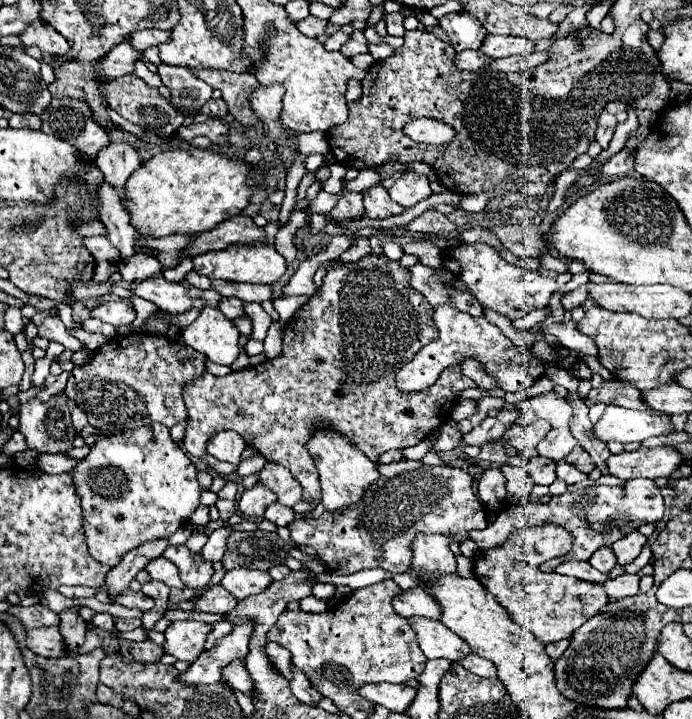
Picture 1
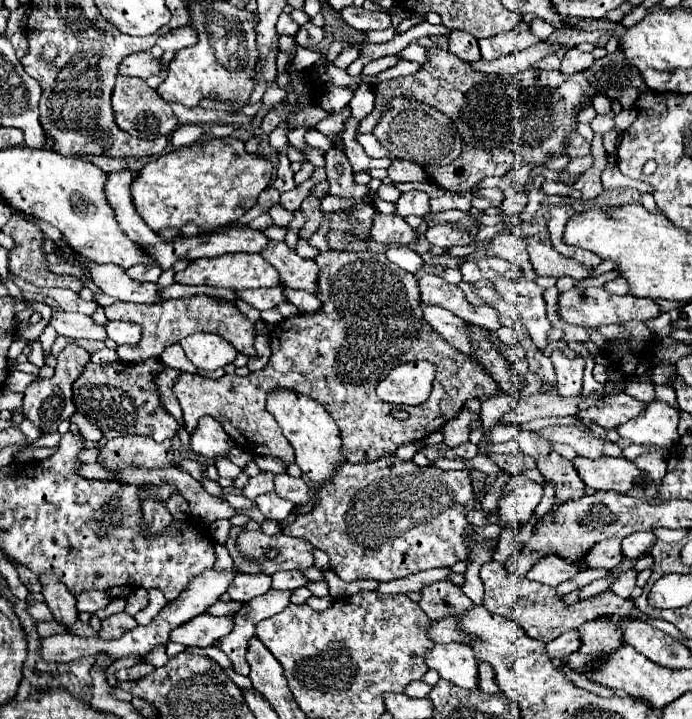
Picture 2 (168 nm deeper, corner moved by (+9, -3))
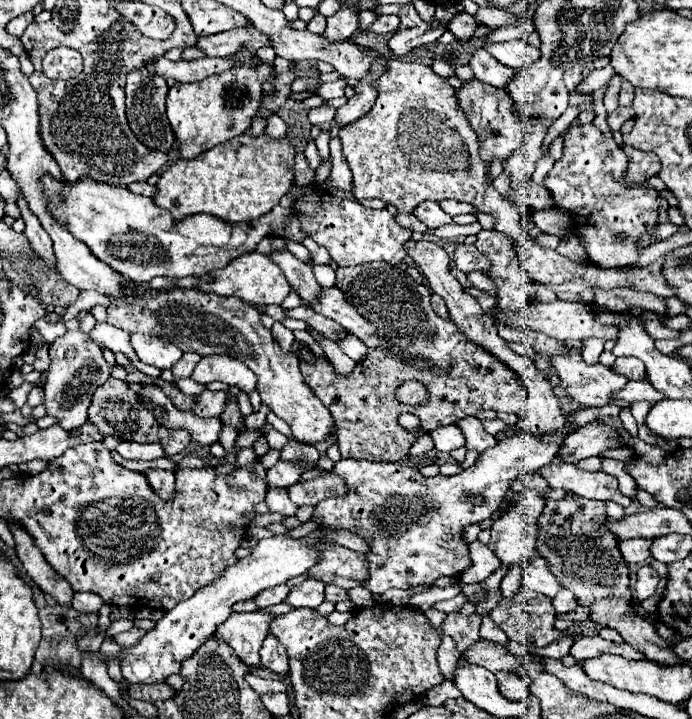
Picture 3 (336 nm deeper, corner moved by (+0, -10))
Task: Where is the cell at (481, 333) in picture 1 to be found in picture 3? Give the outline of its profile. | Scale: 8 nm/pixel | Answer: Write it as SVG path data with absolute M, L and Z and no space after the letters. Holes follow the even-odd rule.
M408 382L398 388L398 400L404 404L424 404L428 400L426 388L420 382Z

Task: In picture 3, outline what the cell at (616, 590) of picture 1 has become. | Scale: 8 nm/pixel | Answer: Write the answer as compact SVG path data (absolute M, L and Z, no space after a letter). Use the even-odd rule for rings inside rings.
M648 564L640 566L638 578L636 578L636 598L646 600L646 598L654 596L658 582L660 582L660 576L654 572L652 566L648 566Z

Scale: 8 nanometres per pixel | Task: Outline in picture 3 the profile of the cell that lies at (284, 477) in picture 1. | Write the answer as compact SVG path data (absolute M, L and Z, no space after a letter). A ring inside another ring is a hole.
M324 472L314 480L308 482L296 482L288 488L290 500L296 506L304 504L318 504L330 496L344 496L348 492L344 478L336 476L334 472Z

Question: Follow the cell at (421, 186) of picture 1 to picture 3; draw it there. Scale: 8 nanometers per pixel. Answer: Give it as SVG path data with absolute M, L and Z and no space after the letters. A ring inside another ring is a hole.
M422 202L418 208L414 208L412 212L422 224L426 224L428 228L440 228L444 224L452 222L452 216L448 216L438 202Z

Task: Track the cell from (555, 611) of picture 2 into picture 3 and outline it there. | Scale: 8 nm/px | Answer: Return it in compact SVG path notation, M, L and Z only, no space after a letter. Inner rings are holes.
M520 588L520 592L512 598L512 600L500 600L500 604L490 612L490 618L494 620L494 624L506 632L506 636L514 642L520 644L534 644L534 646L548 646L552 644L556 638L566 636L564 632L554 628L554 606L552 600L546 596L540 596L536 592L532 592L530 588Z

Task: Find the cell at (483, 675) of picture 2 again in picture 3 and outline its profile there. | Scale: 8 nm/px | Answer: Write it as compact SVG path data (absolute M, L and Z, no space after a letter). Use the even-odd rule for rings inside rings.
M498 672L496 674L498 688L508 700L520 700L526 702L530 696L530 684L532 680L527 675L512 674L512 672Z

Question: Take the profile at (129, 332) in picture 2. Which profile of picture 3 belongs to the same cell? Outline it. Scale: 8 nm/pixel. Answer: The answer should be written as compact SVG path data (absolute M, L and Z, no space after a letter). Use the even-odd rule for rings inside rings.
M132 334L132 346L138 354L138 358L144 364L152 364L162 370L172 370L172 366L182 358L182 350L174 344L170 344L164 338L146 336L146 334Z

